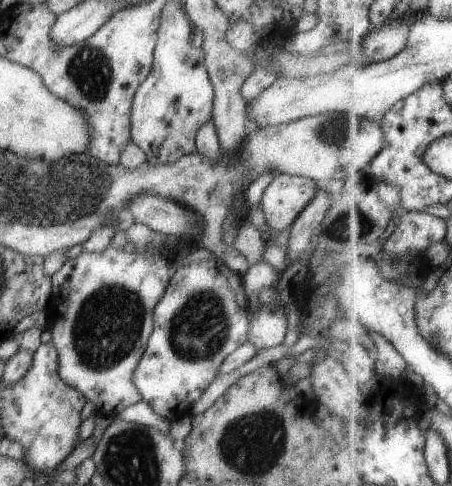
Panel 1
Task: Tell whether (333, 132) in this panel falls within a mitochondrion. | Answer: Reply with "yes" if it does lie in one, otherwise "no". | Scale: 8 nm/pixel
yes

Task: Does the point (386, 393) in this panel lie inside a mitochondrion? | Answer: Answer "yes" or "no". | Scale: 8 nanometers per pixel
no

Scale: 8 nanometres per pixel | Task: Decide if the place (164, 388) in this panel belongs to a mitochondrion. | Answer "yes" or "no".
no

